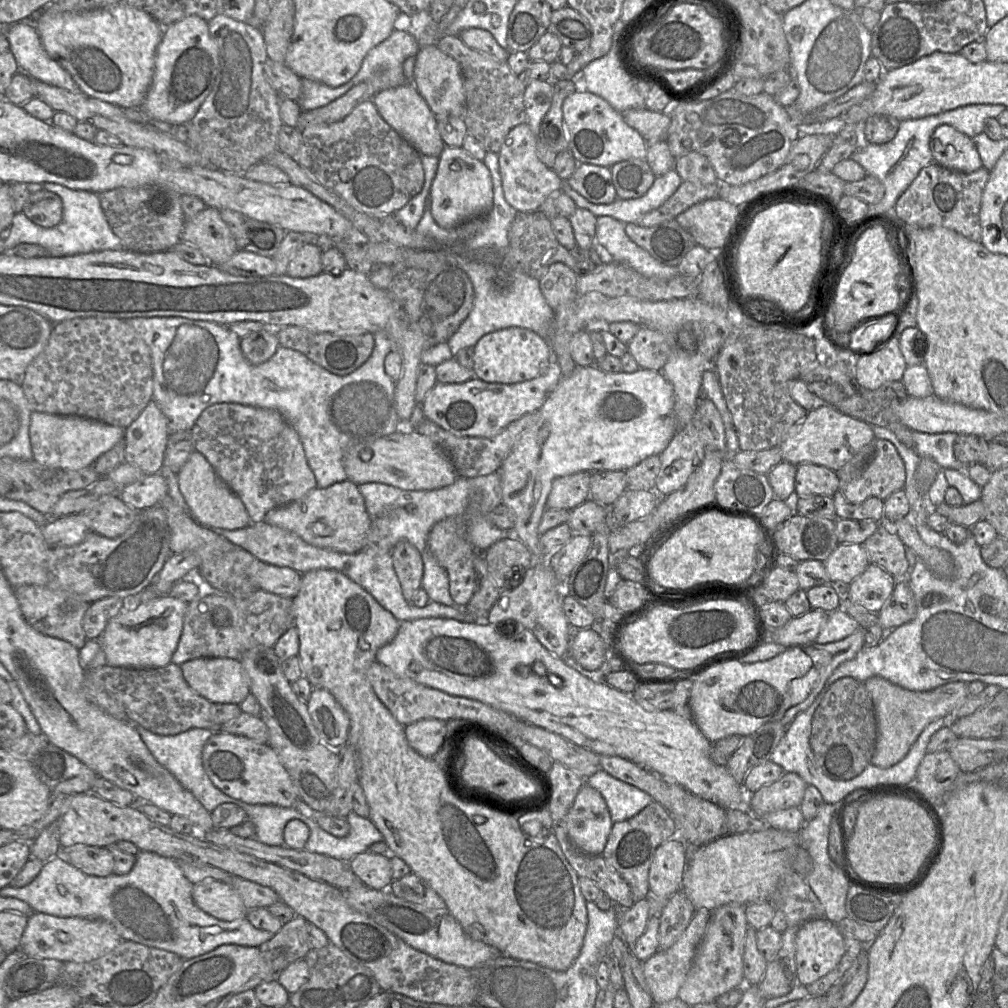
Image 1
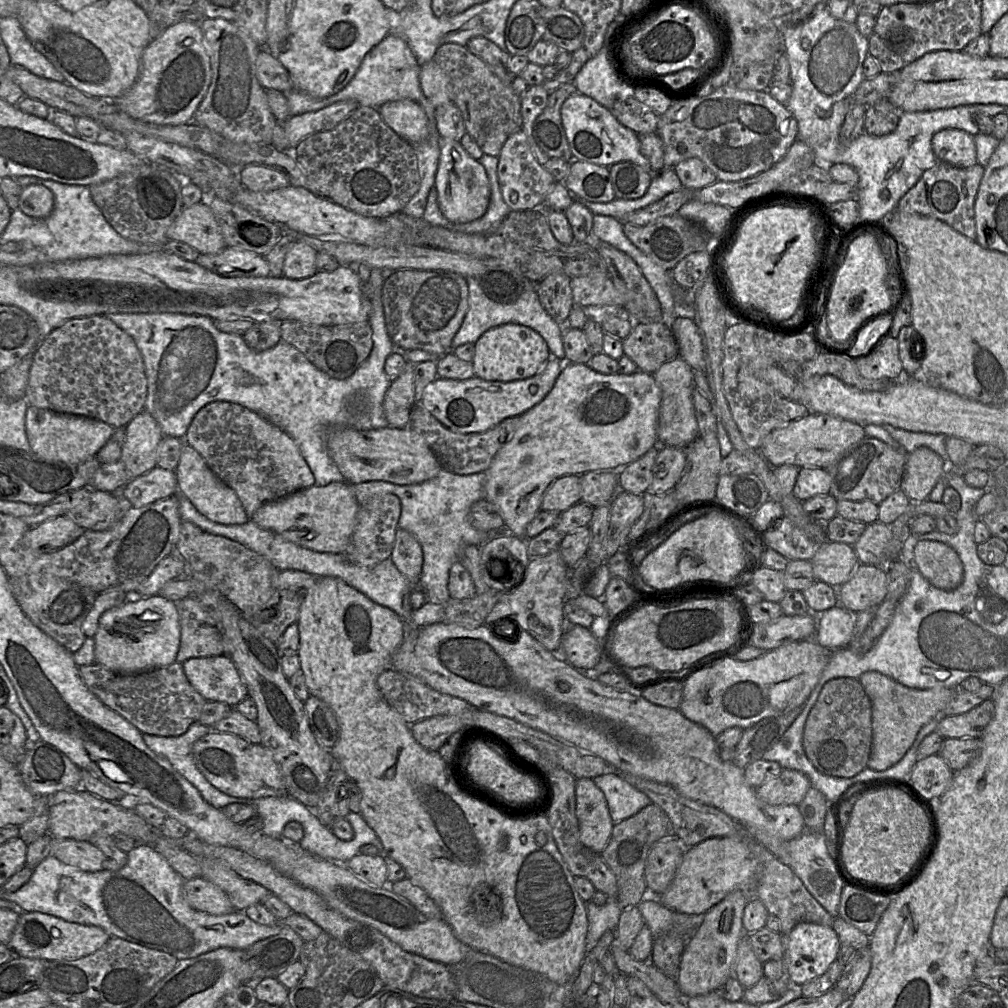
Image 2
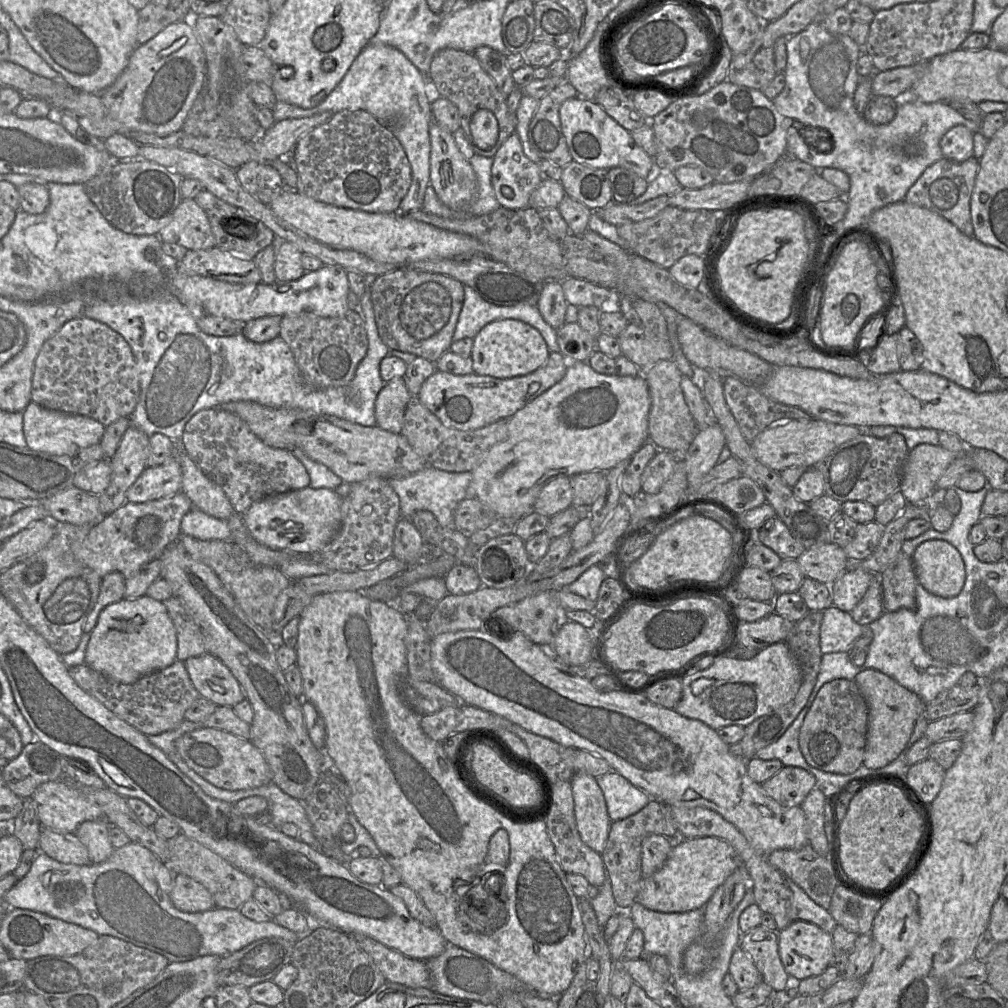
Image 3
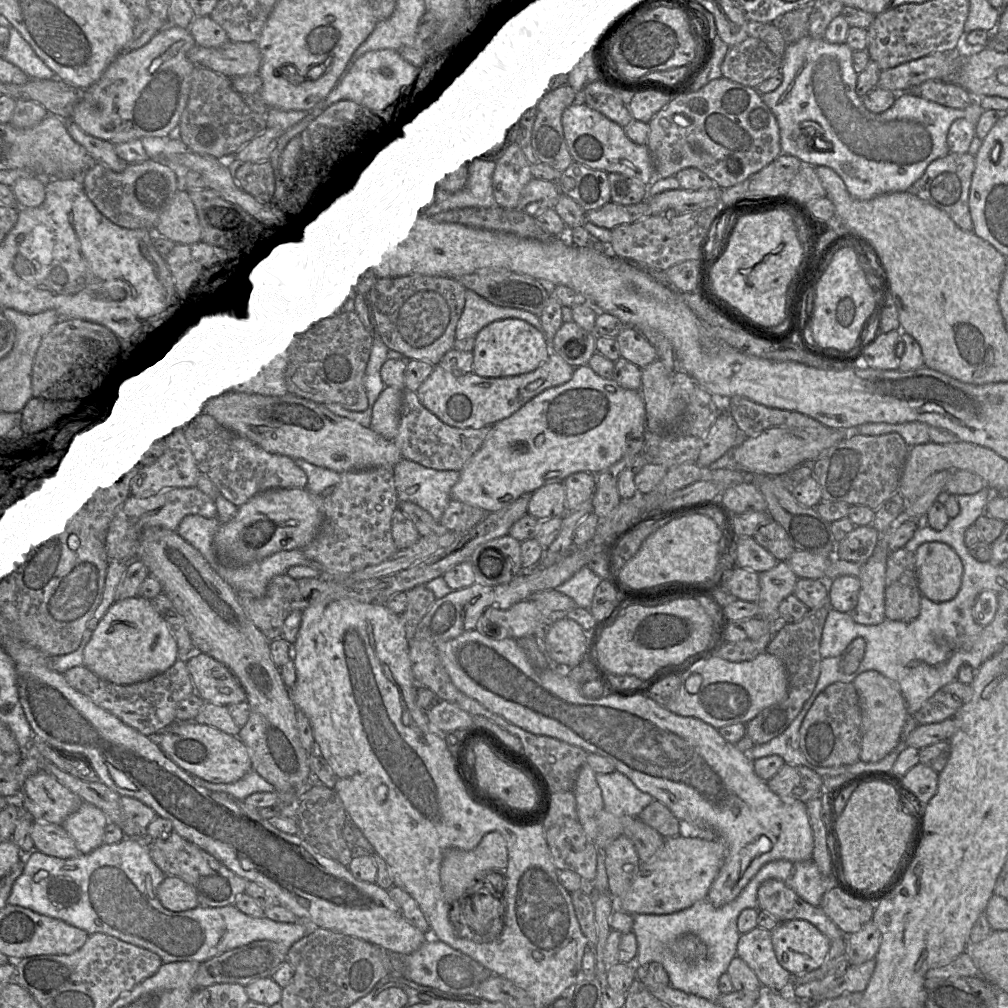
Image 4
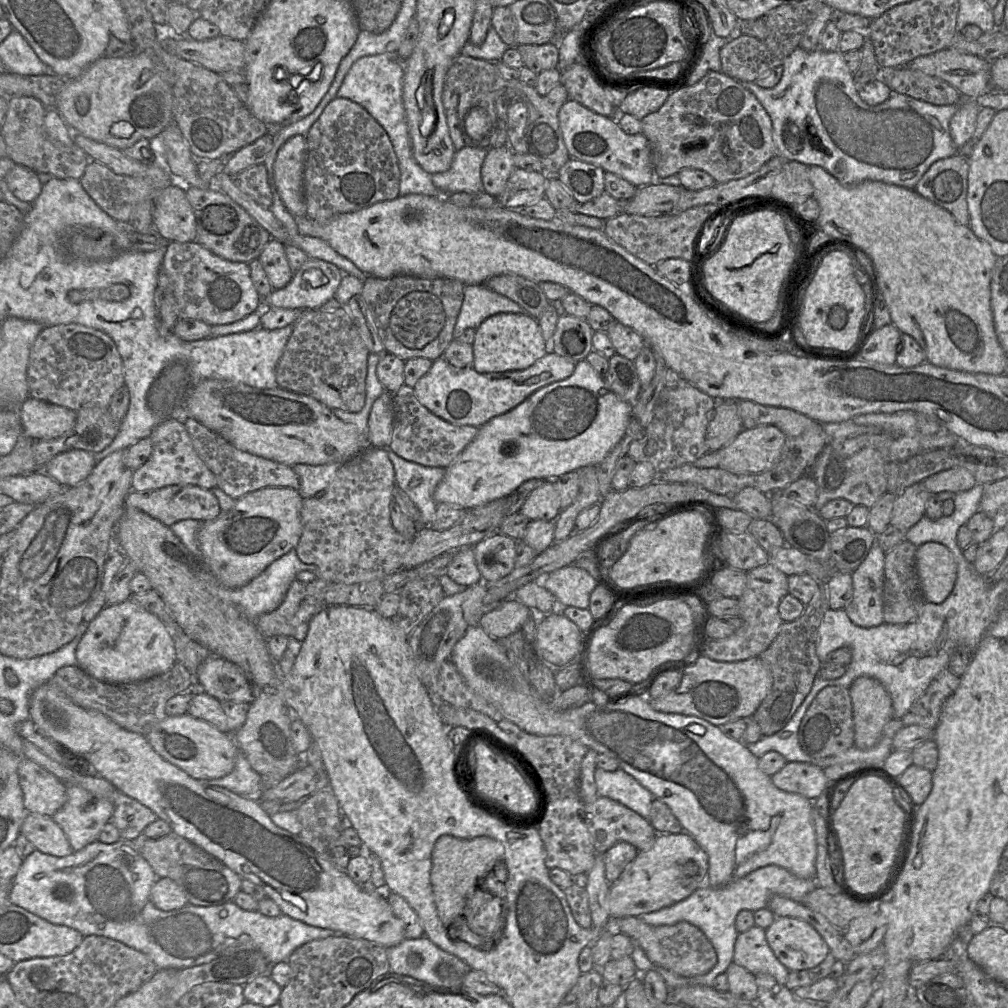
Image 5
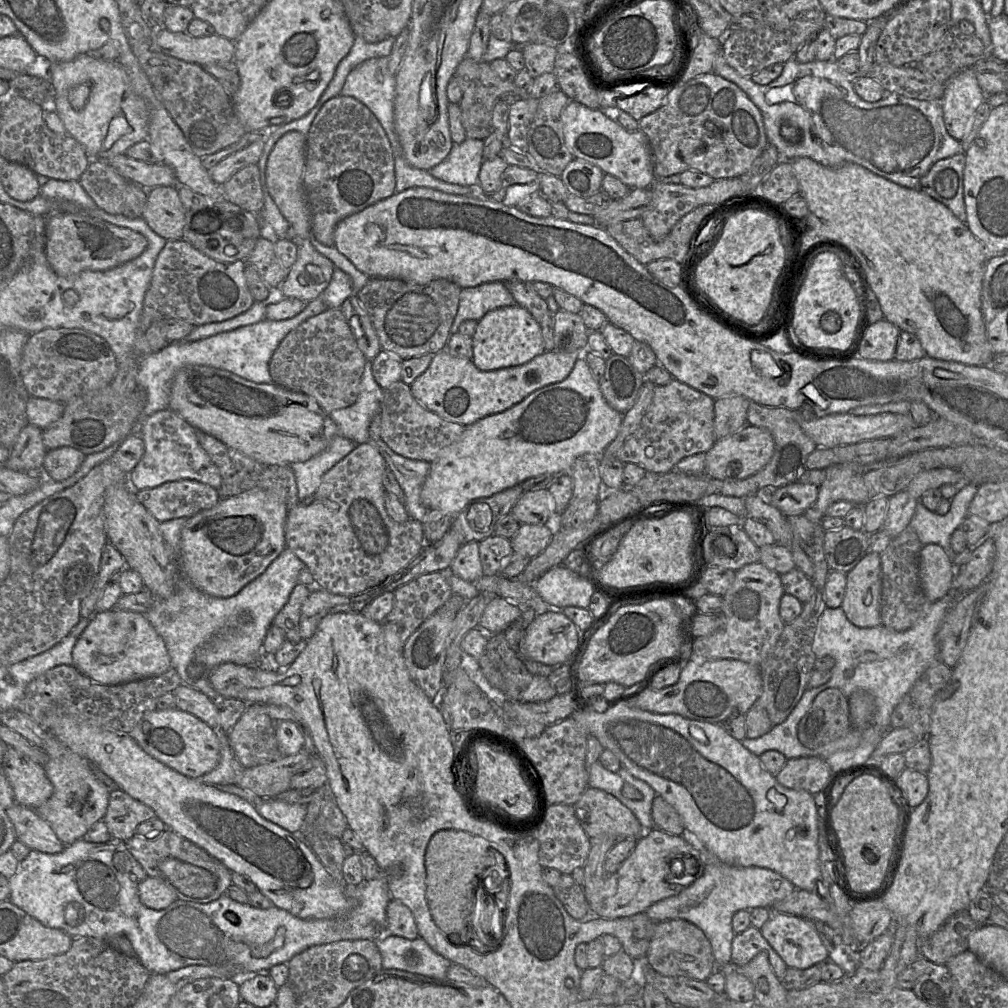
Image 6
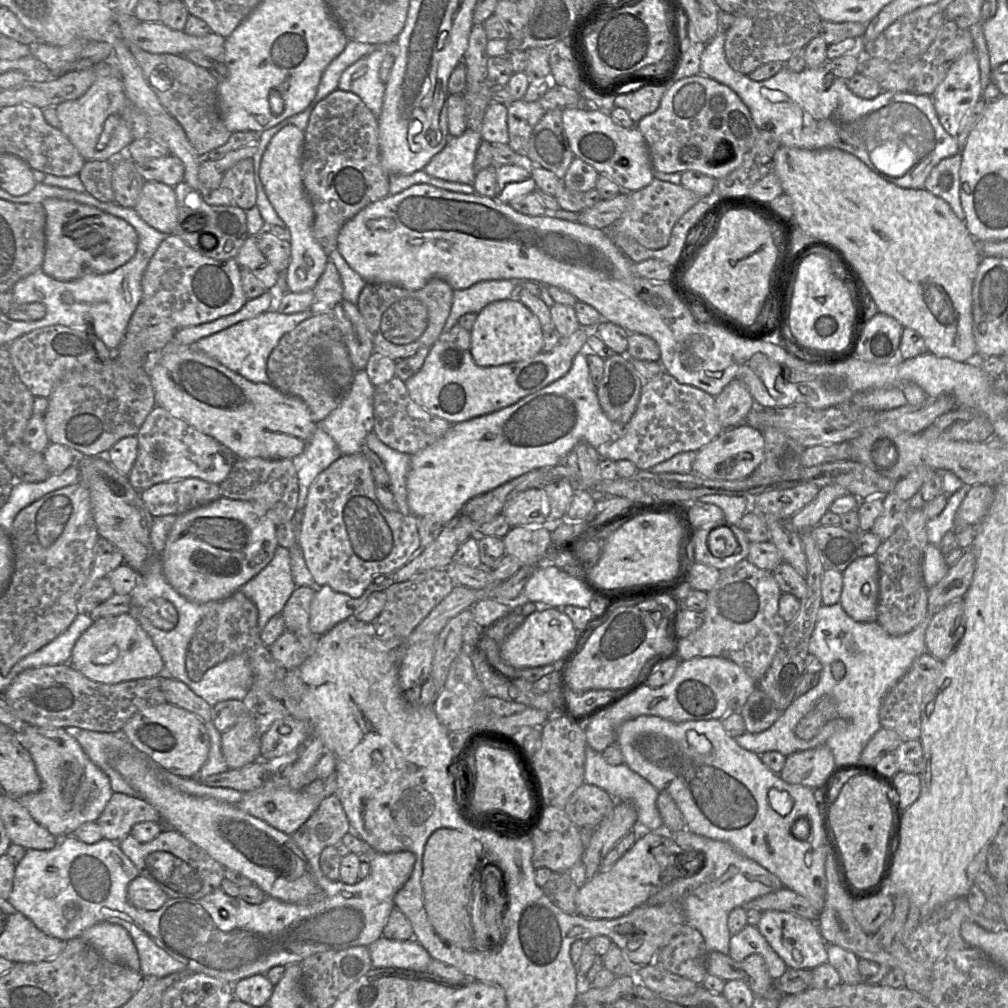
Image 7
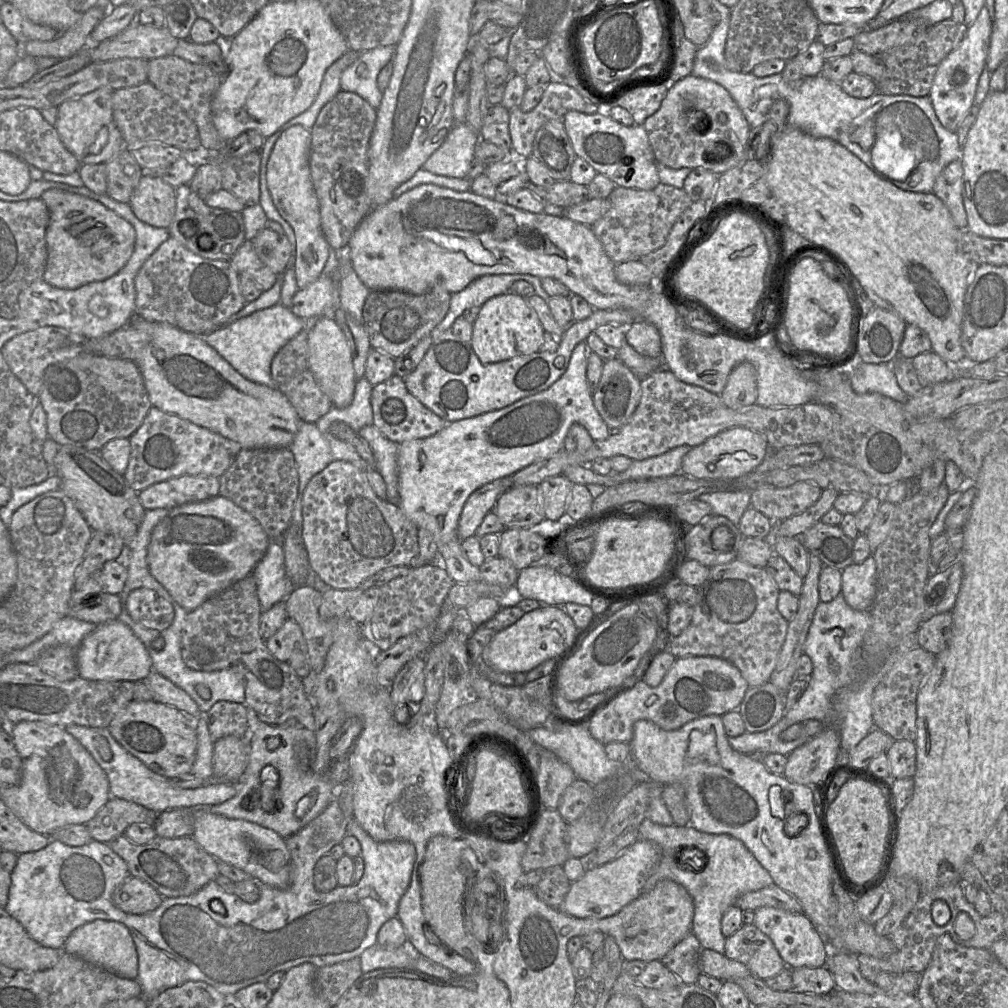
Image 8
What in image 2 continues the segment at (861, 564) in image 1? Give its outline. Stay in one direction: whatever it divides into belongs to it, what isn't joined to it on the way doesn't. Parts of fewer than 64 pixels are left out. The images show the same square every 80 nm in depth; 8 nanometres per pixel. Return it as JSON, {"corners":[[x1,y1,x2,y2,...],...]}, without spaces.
{"corners":[[825,542,811,558,816,581,841,586,853,575,859,565,852,545]]}

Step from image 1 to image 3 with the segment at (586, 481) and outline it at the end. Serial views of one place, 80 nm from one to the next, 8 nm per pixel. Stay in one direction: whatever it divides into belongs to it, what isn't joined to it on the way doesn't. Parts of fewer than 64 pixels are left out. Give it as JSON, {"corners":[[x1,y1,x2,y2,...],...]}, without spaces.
{"corners":[[558,476,542,487,533,511,551,517,572,506,572,499,573,489,570,477]]}

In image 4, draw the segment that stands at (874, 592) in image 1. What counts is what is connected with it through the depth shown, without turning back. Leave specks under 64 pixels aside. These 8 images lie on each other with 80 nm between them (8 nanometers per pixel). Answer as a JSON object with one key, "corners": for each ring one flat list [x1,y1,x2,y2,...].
{"corners":[[844,575,827,583,828,602,831,608,839,612,849,612,856,606,861,589,859,577]]}

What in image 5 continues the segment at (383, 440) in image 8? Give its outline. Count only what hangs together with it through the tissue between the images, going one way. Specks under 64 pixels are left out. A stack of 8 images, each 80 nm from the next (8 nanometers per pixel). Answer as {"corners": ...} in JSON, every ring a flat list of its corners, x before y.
{"corners":[[390,448,387,454,395,472,395,482,420,511,420,527,428,527,434,520,438,503,434,491,445,475,445,468,424,466,396,455]]}

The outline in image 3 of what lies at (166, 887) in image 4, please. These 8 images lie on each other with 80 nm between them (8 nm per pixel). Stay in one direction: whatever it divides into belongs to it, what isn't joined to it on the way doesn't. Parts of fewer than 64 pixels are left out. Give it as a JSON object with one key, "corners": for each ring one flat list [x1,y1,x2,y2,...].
{"corners":[[182,874,174,875,170,898,173,905,183,912,197,913,215,908,210,892,199,882]]}

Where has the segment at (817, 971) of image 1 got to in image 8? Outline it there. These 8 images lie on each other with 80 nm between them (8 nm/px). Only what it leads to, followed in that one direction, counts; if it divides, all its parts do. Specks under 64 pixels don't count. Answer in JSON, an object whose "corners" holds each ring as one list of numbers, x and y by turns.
{"corners":[[765,906,754,911,754,925,771,939,785,965,791,969,826,965,829,947,805,914]]}

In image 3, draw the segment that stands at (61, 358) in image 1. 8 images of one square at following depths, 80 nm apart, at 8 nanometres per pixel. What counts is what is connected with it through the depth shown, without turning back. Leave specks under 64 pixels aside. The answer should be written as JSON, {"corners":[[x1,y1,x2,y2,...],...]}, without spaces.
{"corners":[[80,316,65,323,41,347,32,376,31,402,46,409,93,418,107,427,119,418,130,417,140,398,135,357,127,341,99,321]]}

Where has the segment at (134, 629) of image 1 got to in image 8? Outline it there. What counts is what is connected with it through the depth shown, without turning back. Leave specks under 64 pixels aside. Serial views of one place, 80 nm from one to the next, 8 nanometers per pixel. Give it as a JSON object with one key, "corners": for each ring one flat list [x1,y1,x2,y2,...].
{"corners":[[115,619,100,625,76,648,79,676,100,681,143,681,153,671,152,659,142,641,131,628]]}

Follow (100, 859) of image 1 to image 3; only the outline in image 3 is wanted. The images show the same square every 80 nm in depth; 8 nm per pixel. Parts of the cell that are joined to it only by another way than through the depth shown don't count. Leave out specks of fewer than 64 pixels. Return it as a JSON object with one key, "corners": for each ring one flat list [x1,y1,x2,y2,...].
{"corners":[[43,828,38,849,61,863,75,865,92,864,87,847,74,833,60,833]]}

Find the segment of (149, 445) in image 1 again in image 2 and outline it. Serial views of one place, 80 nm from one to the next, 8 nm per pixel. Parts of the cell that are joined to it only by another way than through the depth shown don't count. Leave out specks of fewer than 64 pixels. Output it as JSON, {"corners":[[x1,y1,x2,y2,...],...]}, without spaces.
{"corners":[[143,410,127,424,120,461,130,480,157,466,157,447,163,437,159,424,147,411]]}

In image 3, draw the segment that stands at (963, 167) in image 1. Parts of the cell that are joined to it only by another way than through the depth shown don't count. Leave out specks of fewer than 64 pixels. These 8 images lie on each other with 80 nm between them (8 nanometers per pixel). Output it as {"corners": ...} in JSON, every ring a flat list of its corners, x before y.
{"corners":[[956,125,945,133,940,140,943,158,964,162,974,157,974,133,963,125]]}

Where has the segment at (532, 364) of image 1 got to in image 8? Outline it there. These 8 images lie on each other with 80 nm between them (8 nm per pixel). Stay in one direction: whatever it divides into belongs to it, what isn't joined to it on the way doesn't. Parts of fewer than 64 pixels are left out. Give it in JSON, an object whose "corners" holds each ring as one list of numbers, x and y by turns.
{"corners":[[506,292,488,299,473,323,471,346,483,364,495,363,540,350,544,329,526,297]]}

